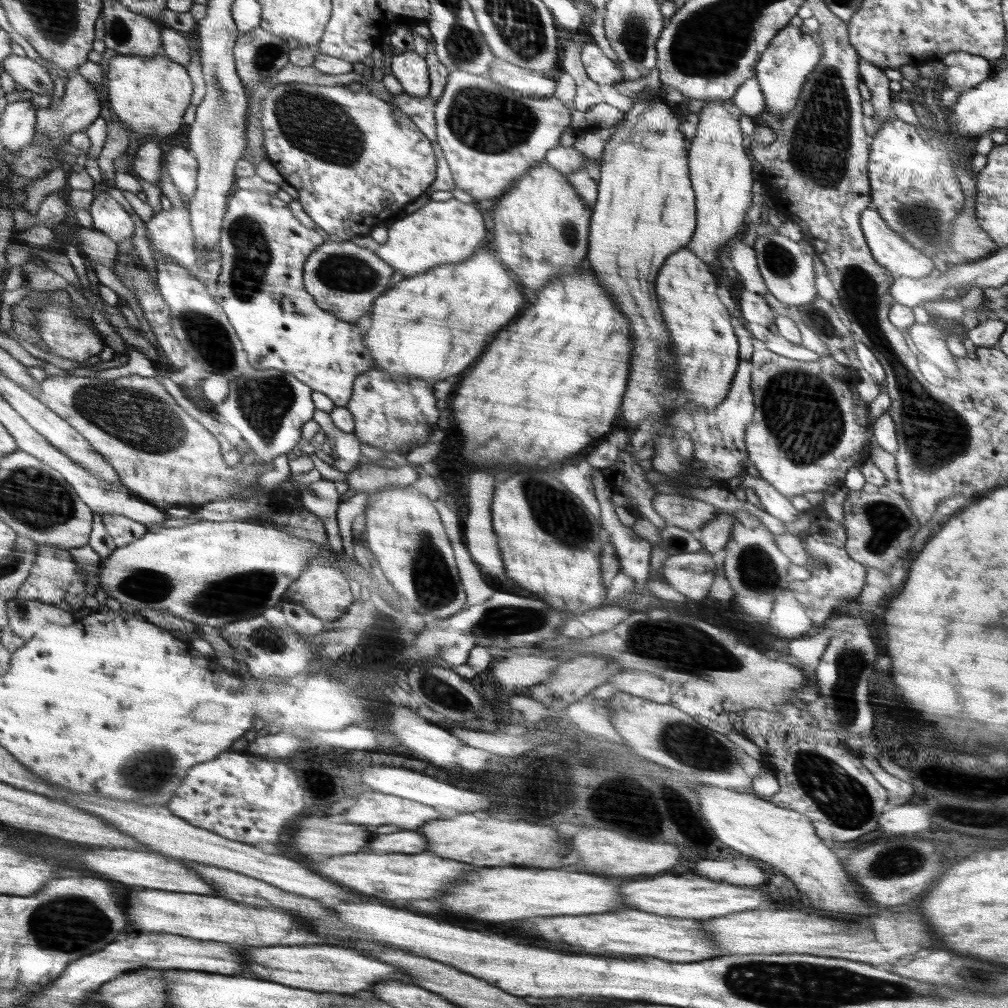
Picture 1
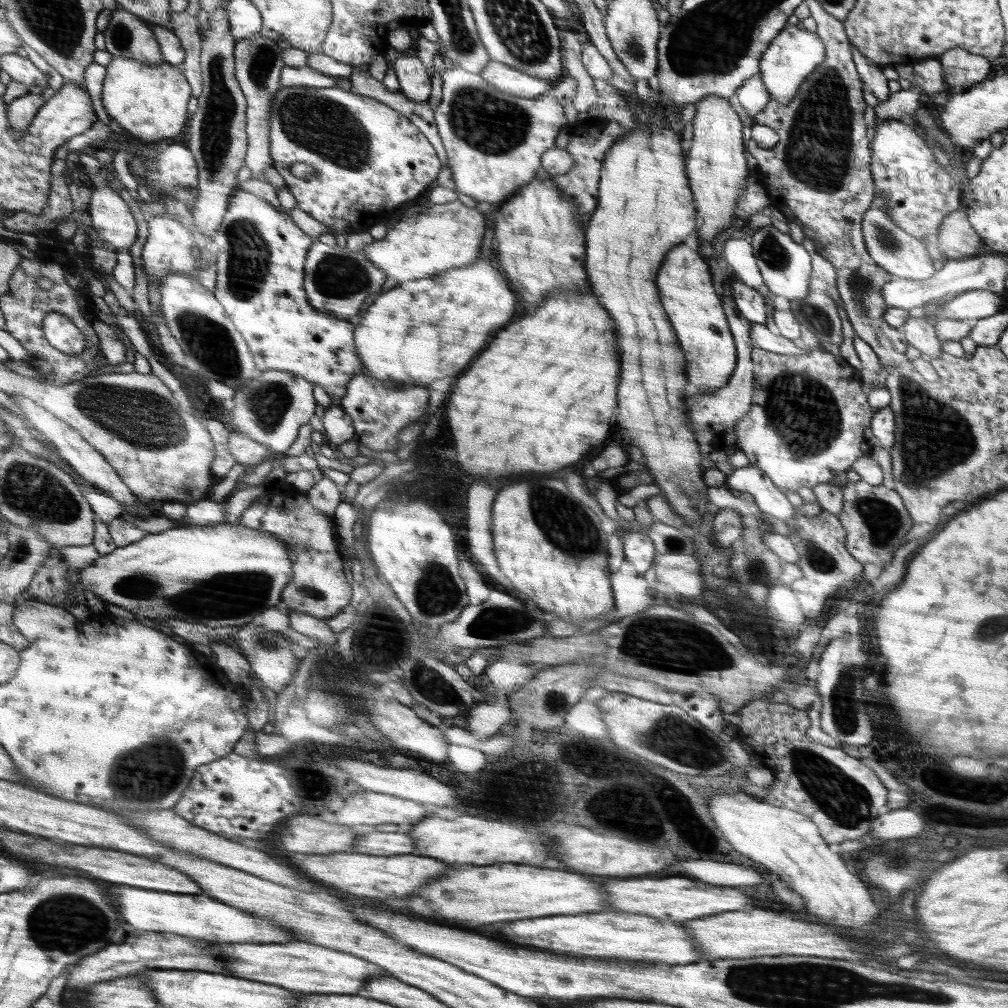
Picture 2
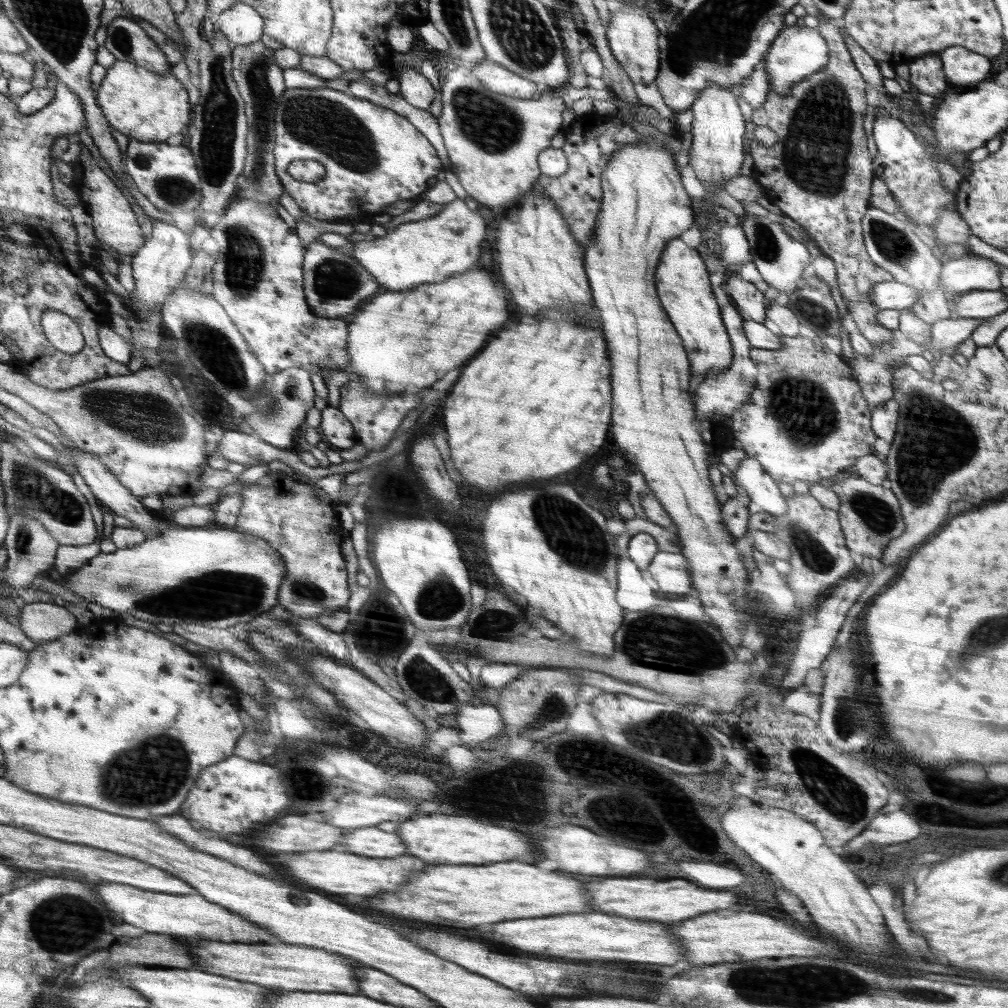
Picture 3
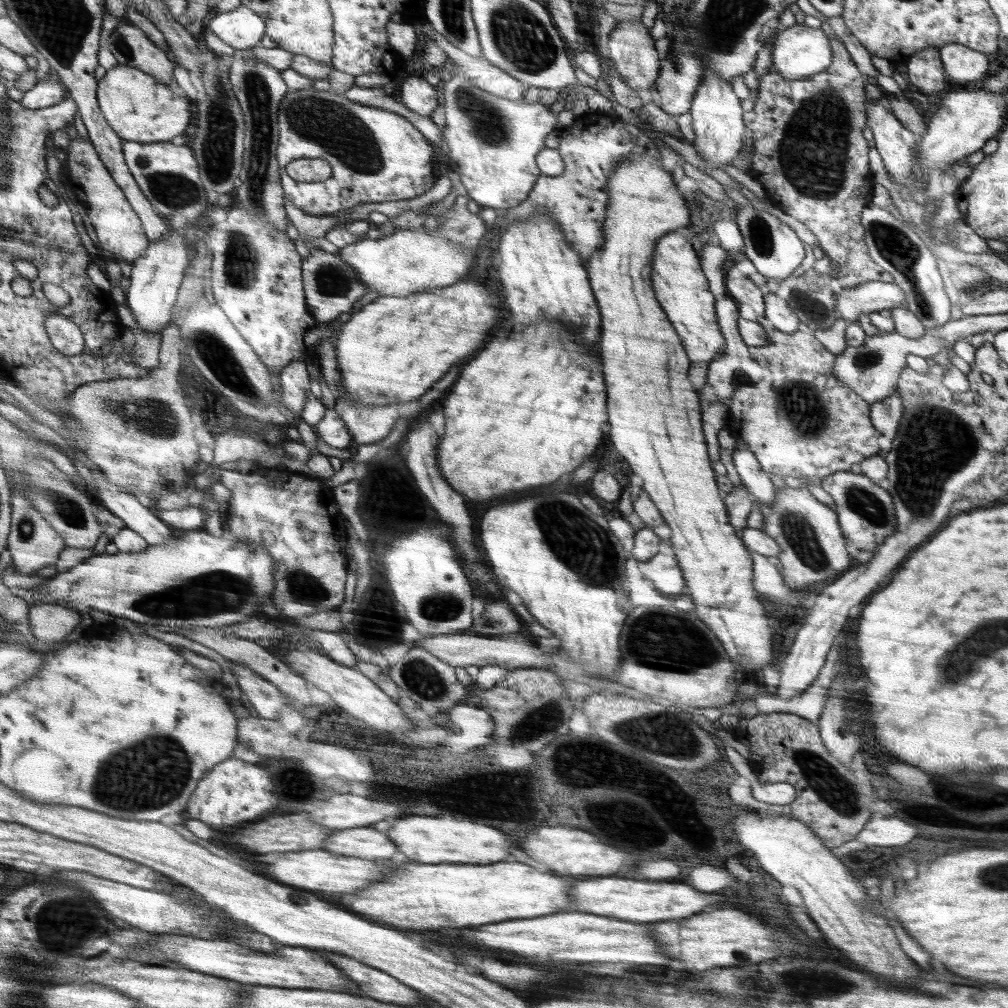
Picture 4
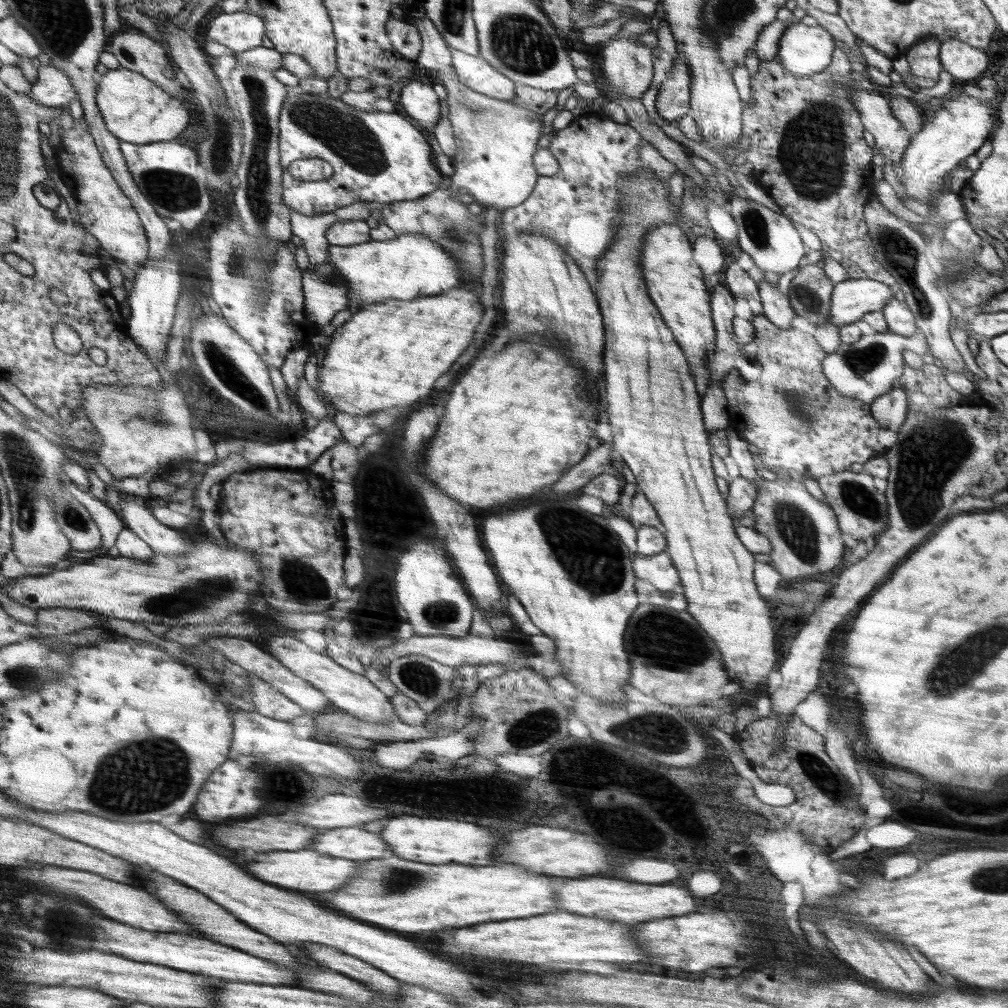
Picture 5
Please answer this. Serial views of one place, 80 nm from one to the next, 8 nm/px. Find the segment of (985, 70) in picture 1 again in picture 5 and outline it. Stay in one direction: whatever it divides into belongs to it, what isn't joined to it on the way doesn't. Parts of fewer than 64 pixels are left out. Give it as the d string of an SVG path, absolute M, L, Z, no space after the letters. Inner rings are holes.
M948 39L941 43L939 57L943 70L949 72L956 82L958 82L958 80L976 78L976 76L980 76L980 74L986 70L986 66L988 66L988 55L986 55L985 51L974 48L958 39Z

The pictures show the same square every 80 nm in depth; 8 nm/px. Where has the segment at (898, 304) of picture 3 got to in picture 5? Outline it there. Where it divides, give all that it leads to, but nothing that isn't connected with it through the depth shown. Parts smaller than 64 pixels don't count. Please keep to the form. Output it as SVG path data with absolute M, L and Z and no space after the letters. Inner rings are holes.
M846 279L833 286L831 292L831 305L829 308L830 324L847 325L860 320L864 313L882 310L884 305L900 293L893 293L890 286L883 282L870 279Z

